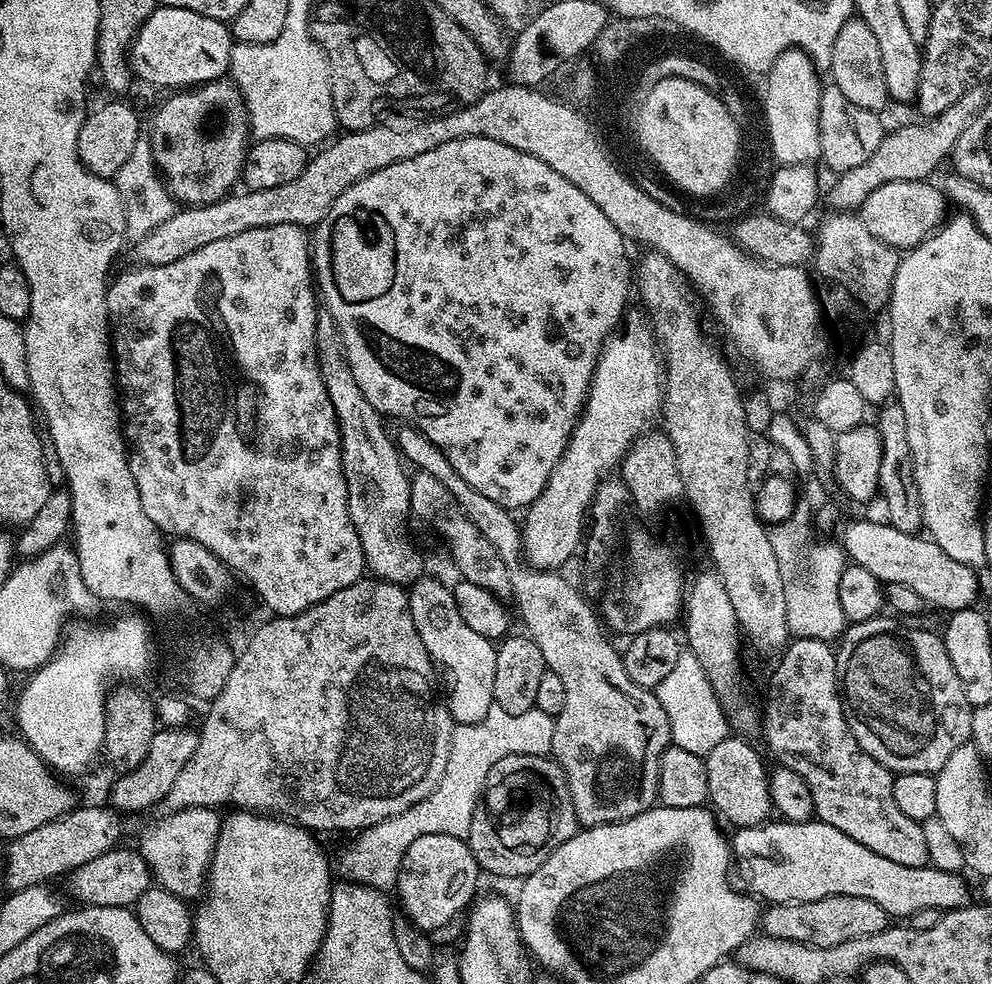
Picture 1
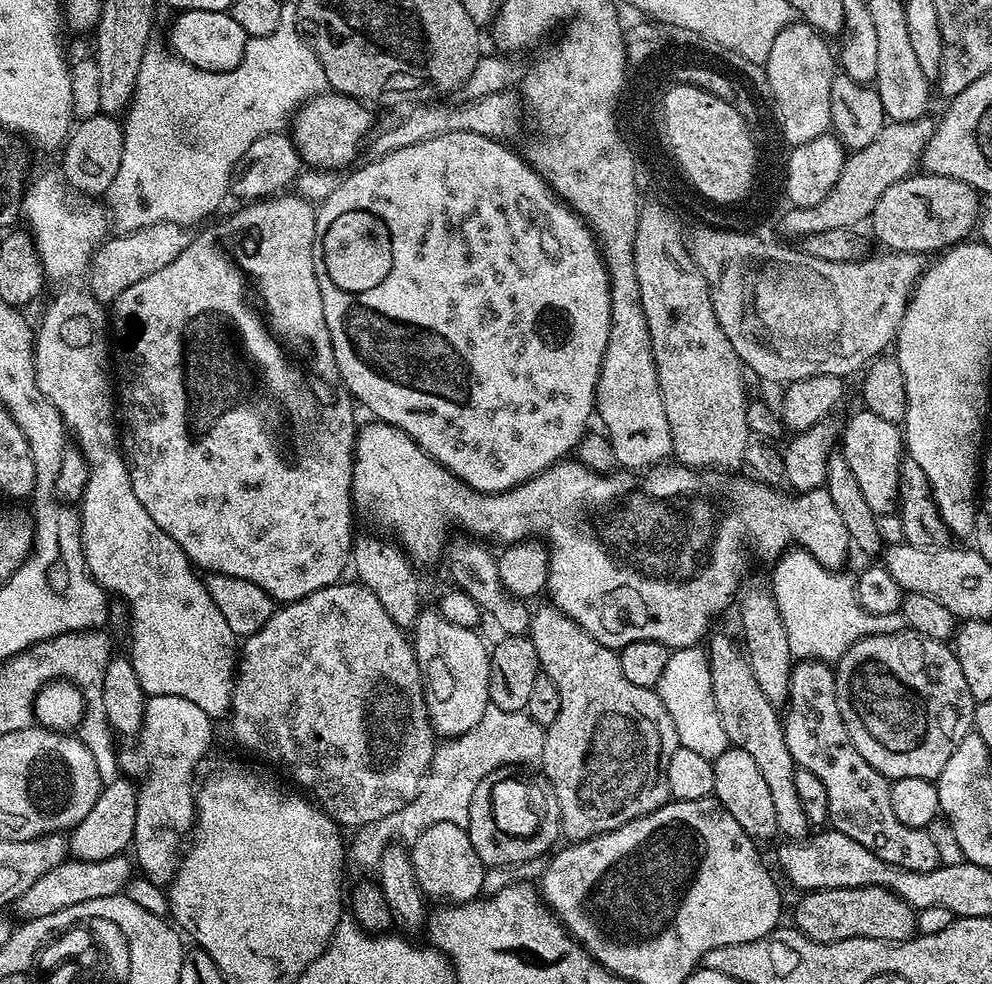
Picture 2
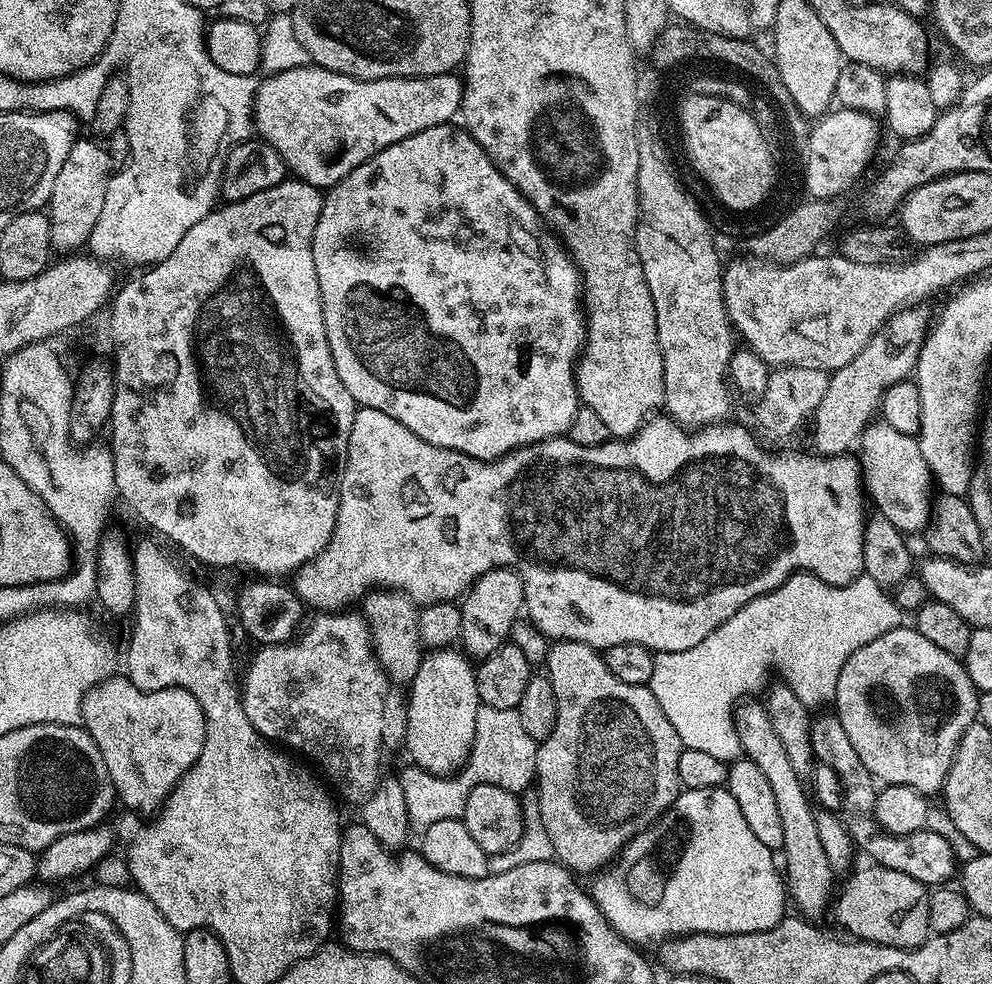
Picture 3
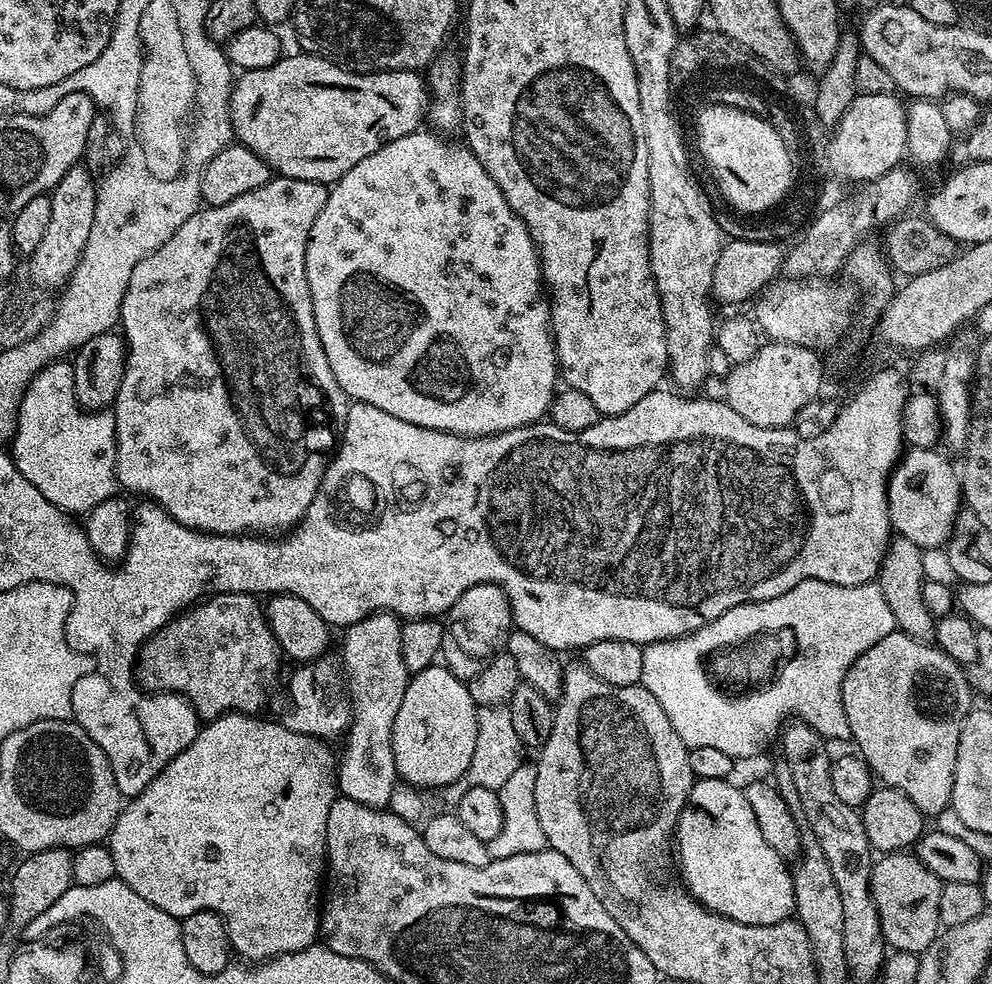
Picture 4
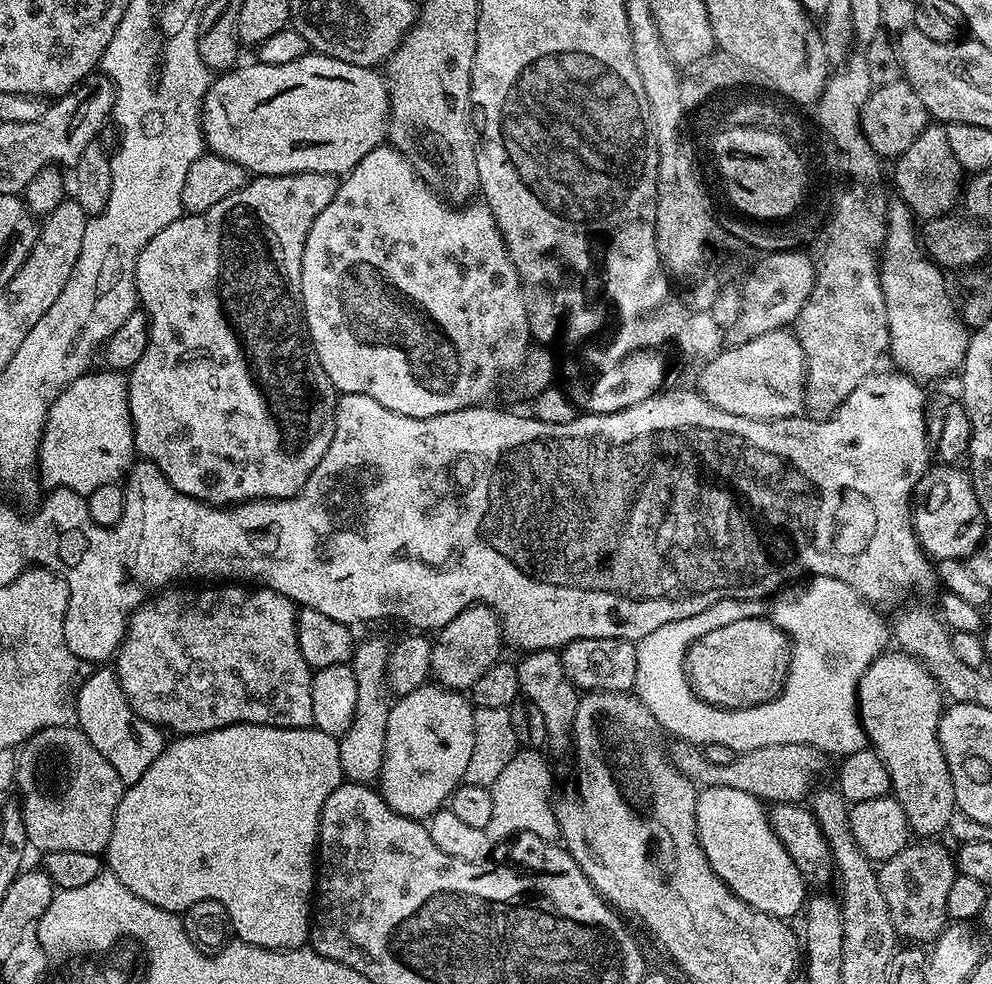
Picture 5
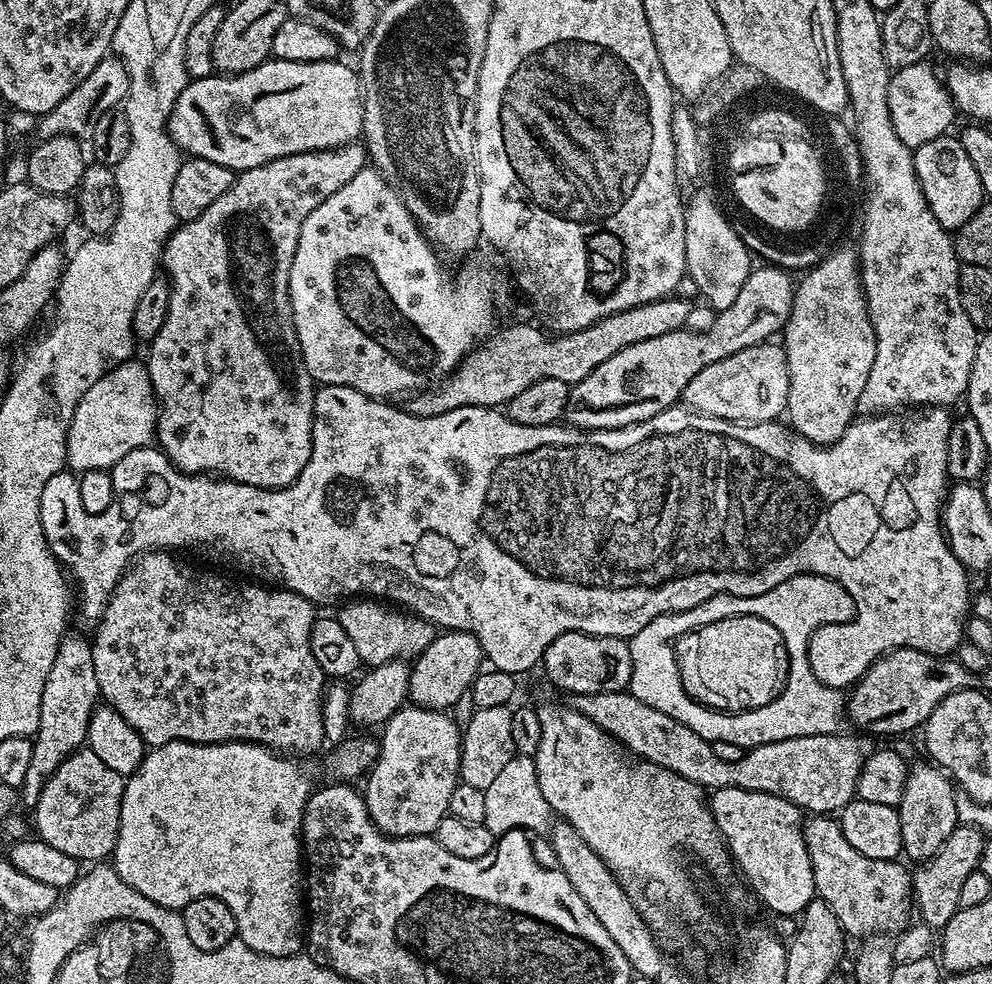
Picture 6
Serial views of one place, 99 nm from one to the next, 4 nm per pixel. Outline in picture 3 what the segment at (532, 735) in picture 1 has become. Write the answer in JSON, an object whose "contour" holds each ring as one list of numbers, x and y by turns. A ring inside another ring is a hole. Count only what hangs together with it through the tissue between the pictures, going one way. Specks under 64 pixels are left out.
{"contour":[[481,704,474,742,459,772,450,776,436,776,433,772,408,766,404,773,399,773,409,825,422,834,434,826,434,822,461,819,466,810,466,798,470,798,470,790,474,790,474,786,493,784,502,786,507,792,523,793,536,778,537,747,538,742,526,734,515,708,498,710,495,706]]}

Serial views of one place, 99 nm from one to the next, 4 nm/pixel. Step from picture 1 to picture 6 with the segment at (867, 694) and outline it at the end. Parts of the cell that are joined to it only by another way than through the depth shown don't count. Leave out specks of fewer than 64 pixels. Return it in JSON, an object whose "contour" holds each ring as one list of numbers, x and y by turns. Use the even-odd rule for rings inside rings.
{"contour":[[913,763,908,770,906,790,902,794,902,802,898,805,902,822,903,855,915,862,931,860,934,854,950,838,950,834,958,826,956,823,957,789,947,772,935,763]]}

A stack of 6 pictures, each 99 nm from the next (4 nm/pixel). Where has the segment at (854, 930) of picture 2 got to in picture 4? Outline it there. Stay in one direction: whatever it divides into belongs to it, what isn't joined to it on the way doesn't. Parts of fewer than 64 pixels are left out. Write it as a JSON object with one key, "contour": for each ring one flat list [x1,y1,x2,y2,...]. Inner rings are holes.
{"contour":[[907,851,889,852,873,863,872,901,878,910,884,943,898,952,922,953,940,935,942,925,938,918,938,901,942,898,942,881,915,854]]}

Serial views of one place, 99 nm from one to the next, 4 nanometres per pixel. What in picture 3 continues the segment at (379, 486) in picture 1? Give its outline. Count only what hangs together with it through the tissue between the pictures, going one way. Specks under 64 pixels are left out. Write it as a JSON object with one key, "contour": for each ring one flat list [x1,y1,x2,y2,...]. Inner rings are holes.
{"contour":[[386,588,365,592,362,597,363,604,362,615,367,620,372,635,372,648,384,668,384,673,397,686,411,685,414,674,418,674,422,659,422,645,418,634,418,605,410,597]]}

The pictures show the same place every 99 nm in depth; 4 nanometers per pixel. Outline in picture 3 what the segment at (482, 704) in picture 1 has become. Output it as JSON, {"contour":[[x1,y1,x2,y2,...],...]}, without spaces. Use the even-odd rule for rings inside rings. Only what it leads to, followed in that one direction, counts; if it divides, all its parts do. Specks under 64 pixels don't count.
{"contour":[[452,646,429,651,421,659,406,696,408,717,403,747,415,767,450,776,460,771,474,742,478,722,480,695,476,685,476,668,463,651]]}

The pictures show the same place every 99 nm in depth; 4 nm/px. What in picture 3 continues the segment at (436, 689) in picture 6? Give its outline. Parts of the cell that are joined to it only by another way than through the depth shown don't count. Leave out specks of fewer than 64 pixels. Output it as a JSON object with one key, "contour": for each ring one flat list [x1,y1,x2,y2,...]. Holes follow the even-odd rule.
{"contour":[[492,568,472,583,459,606,462,614,459,643,463,651,472,658,489,656,512,635,512,625,519,617,516,615,521,615,524,607,524,583,512,568]]}

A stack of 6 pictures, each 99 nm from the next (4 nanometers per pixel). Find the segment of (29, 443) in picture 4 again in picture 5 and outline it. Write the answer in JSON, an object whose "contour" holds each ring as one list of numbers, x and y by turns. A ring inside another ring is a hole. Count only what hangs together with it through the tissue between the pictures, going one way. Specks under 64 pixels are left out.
{"contour":[[99,371,79,376,77,380,70,382,70,386,63,388,48,408,44,433,40,439,38,480,41,485,48,484,49,489,69,488,86,498,91,492,98,490,98,486,117,483,121,479,119,476,123,472,127,473,133,463,136,443,128,405,128,381,125,373]]}

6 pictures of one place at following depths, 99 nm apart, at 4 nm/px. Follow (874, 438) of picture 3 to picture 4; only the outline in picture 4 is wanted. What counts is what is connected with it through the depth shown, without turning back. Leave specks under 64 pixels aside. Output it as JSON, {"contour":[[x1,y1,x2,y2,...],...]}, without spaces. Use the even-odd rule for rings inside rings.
{"contour":[[909,447,888,477,886,495,888,517,898,535,910,538,910,542,922,550,943,549,947,545,956,516,962,511,962,480,940,450]]}

